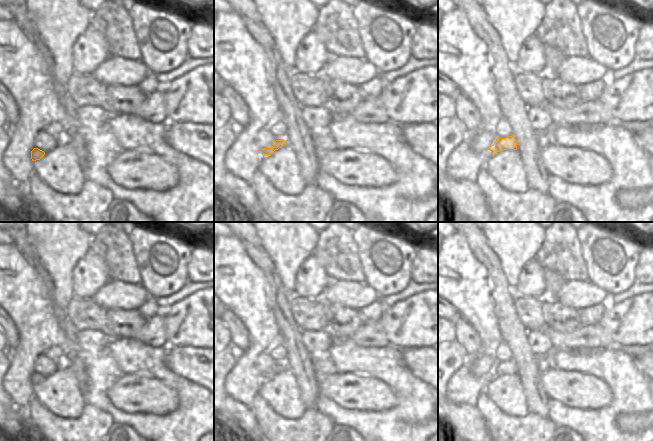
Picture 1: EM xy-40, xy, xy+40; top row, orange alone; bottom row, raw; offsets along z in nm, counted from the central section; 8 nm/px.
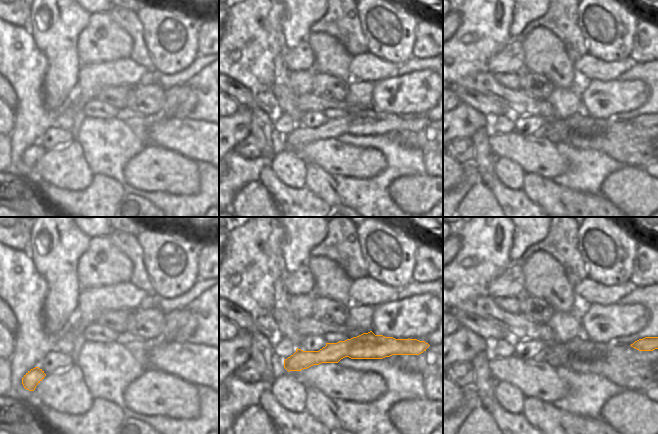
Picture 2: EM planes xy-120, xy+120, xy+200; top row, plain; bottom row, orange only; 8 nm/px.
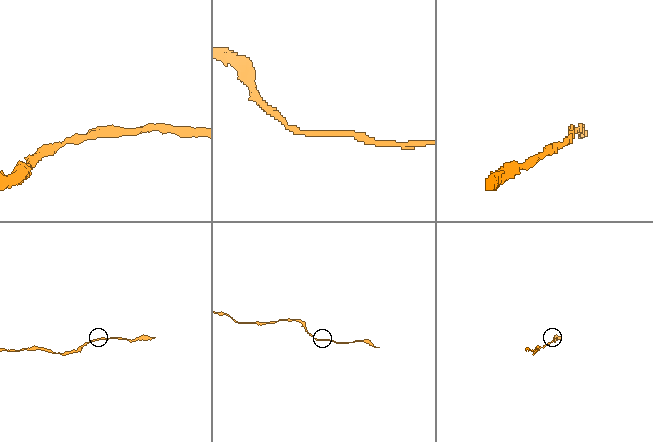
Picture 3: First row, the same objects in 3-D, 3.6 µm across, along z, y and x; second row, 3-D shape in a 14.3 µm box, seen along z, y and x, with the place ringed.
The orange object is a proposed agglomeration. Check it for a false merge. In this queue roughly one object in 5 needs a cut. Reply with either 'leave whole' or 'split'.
leave whole

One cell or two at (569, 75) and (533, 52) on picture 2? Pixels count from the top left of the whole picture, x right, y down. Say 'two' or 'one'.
one

